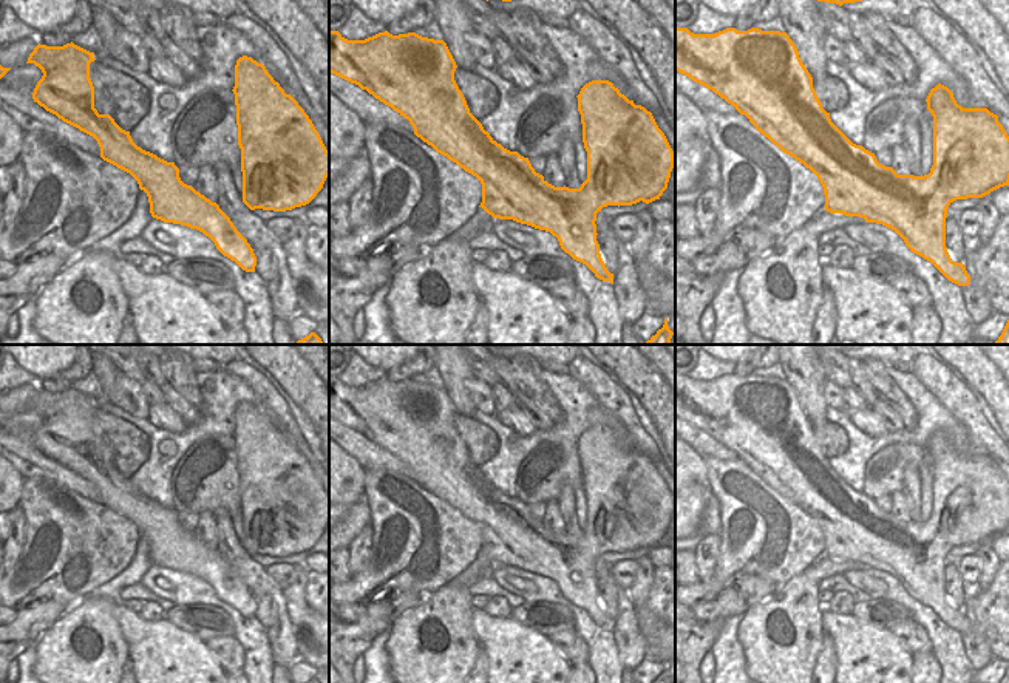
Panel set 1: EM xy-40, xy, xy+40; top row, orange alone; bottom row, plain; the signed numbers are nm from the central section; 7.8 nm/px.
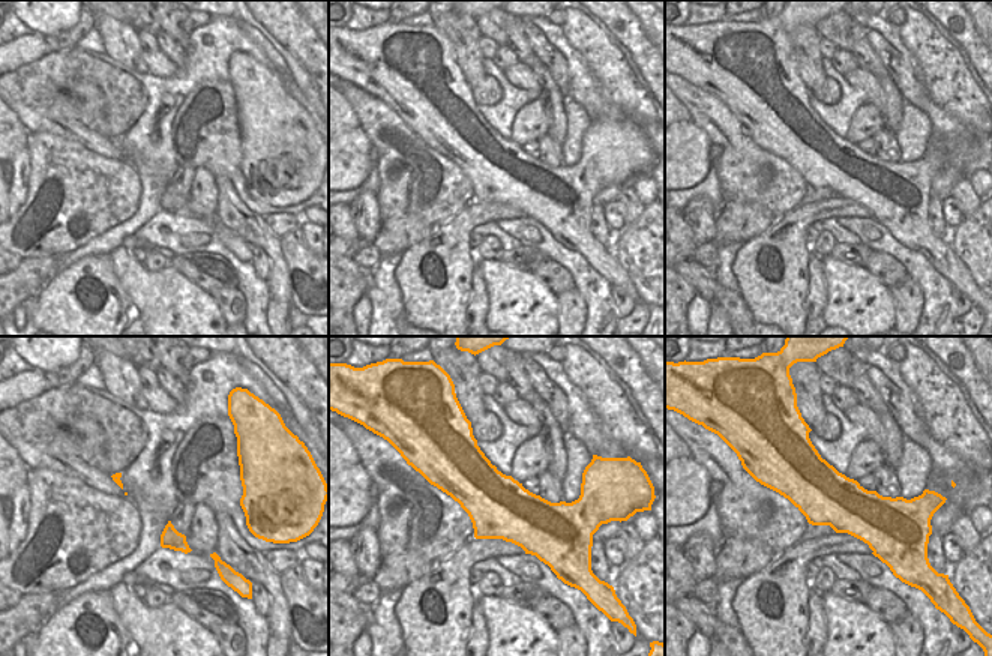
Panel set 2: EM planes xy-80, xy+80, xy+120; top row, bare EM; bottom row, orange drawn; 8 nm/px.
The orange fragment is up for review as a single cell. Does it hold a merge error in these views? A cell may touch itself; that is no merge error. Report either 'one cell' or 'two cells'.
two cells

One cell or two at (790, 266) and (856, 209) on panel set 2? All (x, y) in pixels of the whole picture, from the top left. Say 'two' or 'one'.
one

